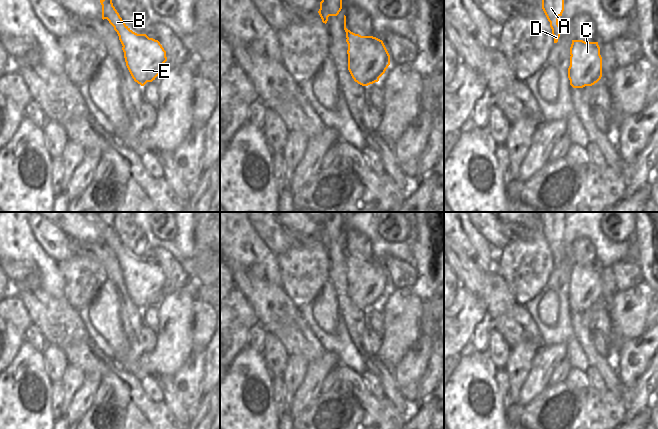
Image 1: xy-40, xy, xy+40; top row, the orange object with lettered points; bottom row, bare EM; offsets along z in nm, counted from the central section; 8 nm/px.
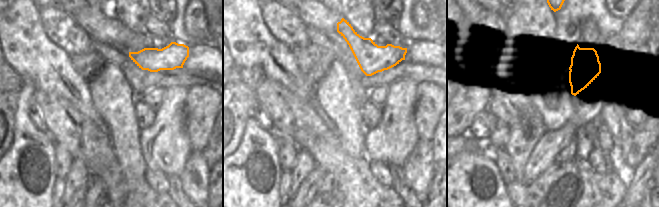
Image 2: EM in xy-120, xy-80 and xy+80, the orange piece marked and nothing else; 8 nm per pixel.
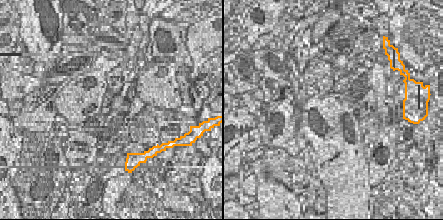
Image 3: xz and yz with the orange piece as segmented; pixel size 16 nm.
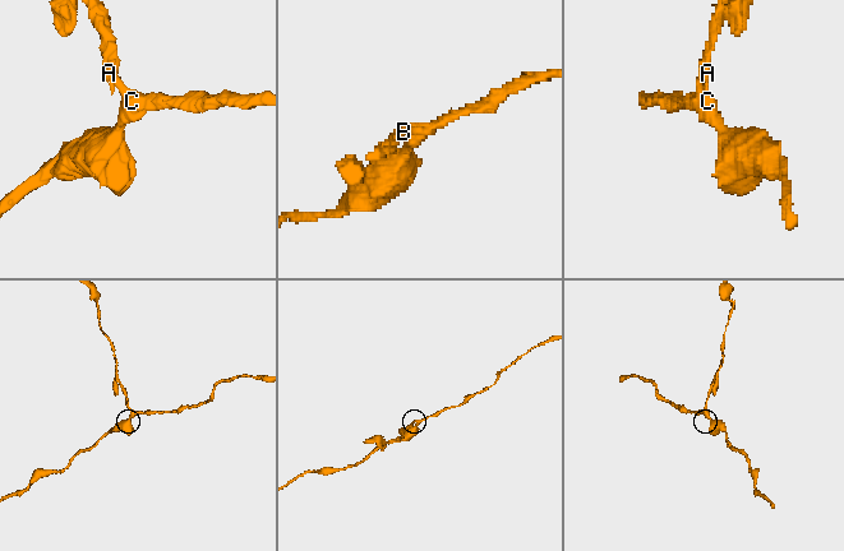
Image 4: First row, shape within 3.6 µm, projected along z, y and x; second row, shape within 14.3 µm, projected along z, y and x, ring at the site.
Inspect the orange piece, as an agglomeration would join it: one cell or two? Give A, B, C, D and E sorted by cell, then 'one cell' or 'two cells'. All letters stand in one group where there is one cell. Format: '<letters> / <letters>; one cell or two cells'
A D / B C E; two cells

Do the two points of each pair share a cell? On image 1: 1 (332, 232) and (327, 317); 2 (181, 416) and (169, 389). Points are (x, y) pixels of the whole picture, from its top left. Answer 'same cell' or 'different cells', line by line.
1: different cells
2: same cell

